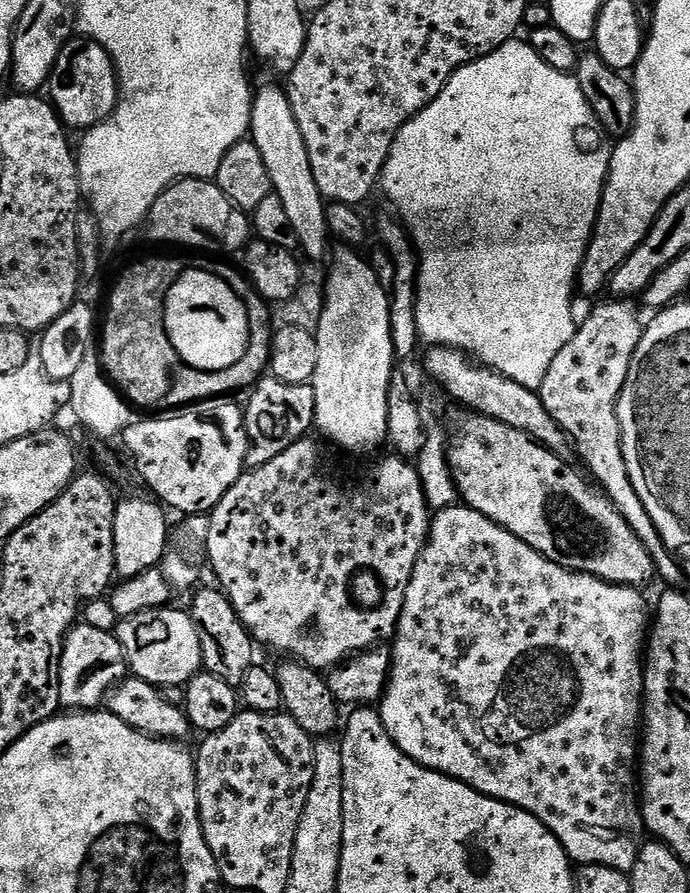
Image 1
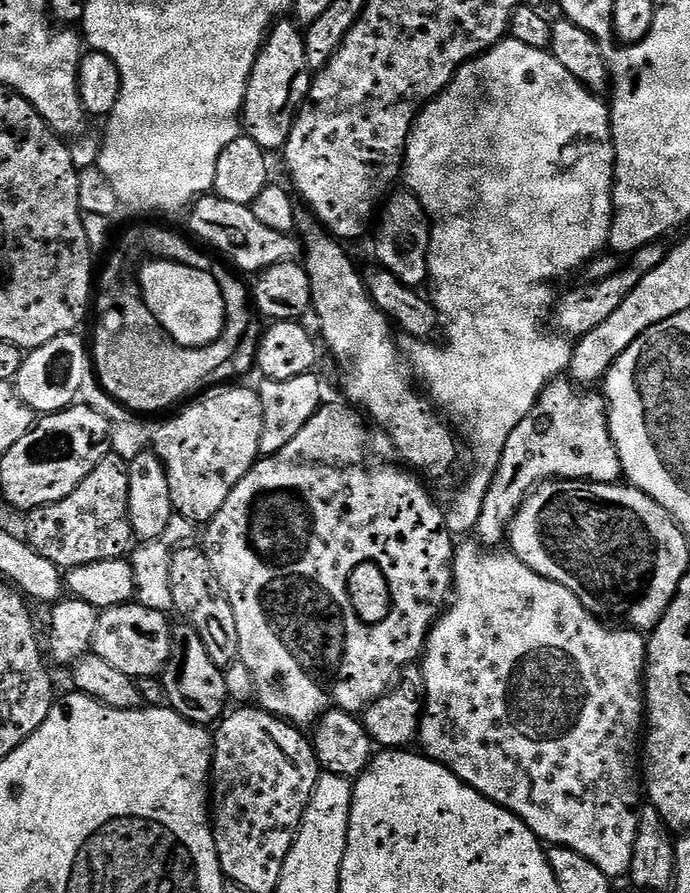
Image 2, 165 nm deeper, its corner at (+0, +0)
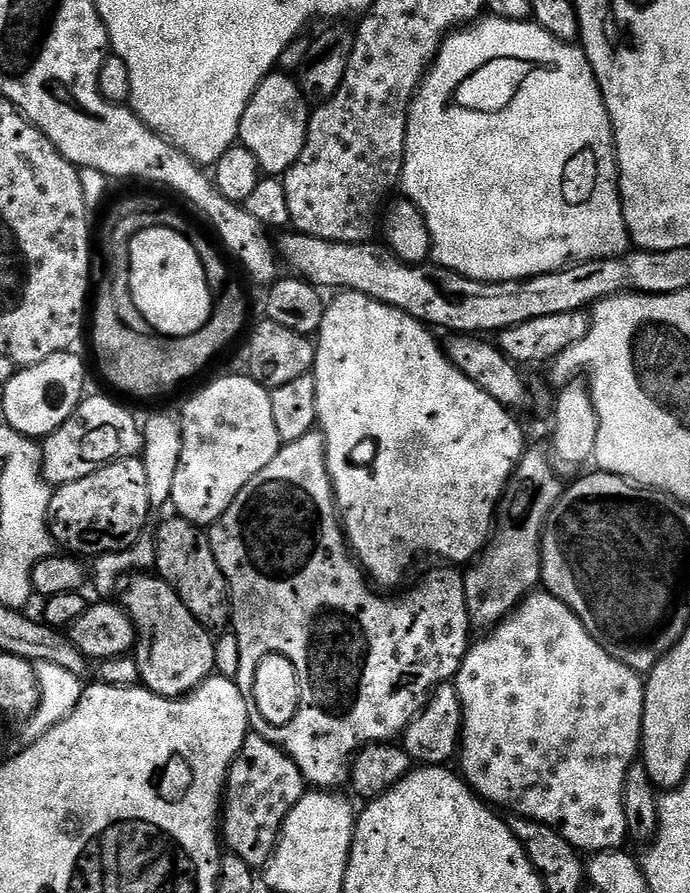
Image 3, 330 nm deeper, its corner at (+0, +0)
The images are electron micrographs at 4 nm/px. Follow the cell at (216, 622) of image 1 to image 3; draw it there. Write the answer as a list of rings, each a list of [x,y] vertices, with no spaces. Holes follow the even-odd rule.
[[[171,518],[154,532],[156,541],[155,571],[182,598],[182,606],[206,629],[220,630],[232,619],[232,593],[214,558],[211,539],[189,520]]]

